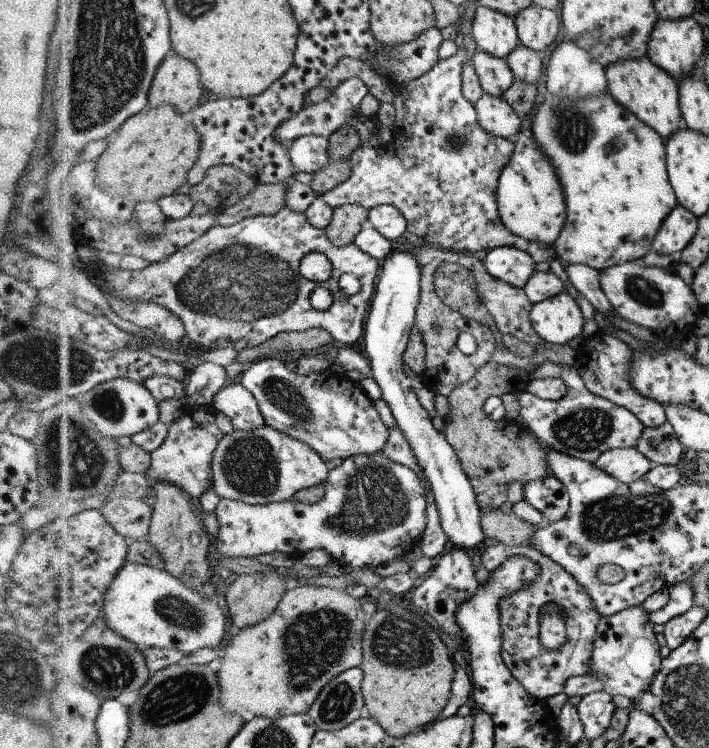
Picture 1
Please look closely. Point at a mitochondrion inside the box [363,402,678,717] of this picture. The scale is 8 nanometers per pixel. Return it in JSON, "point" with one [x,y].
{"point":[405,646]}

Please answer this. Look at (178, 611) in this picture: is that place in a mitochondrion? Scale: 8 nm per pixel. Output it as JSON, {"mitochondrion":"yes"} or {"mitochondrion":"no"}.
{"mitochondrion":"yes"}

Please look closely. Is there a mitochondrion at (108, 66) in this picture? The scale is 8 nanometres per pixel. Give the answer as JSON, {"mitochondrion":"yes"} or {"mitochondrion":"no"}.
{"mitochondrion":"yes"}

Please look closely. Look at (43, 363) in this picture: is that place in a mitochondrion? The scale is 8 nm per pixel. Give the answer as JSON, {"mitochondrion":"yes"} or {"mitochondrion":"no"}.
{"mitochondrion":"yes"}

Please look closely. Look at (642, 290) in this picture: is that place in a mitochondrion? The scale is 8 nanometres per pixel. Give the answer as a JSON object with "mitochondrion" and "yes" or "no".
{"mitochondrion":"yes"}

